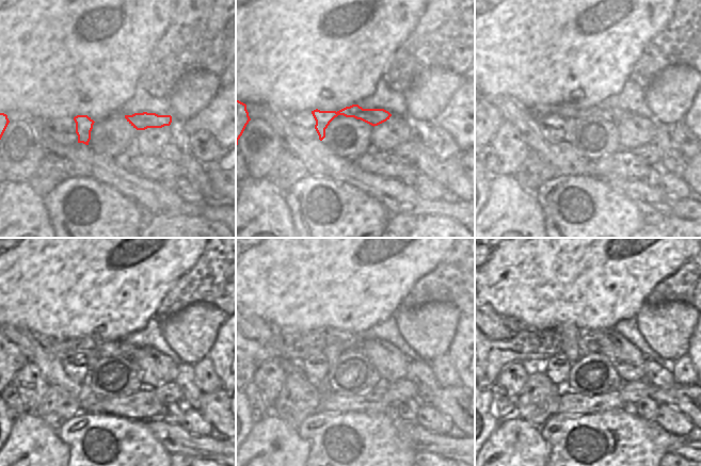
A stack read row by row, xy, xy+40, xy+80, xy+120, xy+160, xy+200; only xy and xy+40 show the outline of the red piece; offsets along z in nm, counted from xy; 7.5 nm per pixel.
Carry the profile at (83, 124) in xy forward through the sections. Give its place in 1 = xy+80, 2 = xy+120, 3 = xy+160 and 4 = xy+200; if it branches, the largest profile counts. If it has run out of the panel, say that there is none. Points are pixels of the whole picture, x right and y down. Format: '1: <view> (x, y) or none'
1: xy+80 (564, 110)
2: xy+120 (86, 347)
3: xy+160 (285, 347)
4: xy+200 (527, 346)

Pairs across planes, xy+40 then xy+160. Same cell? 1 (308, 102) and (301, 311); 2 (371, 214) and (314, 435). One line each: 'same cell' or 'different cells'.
1: same cell
2: same cell

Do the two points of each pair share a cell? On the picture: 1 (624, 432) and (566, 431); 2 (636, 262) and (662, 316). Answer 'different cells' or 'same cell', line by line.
1: same cell
2: different cells

